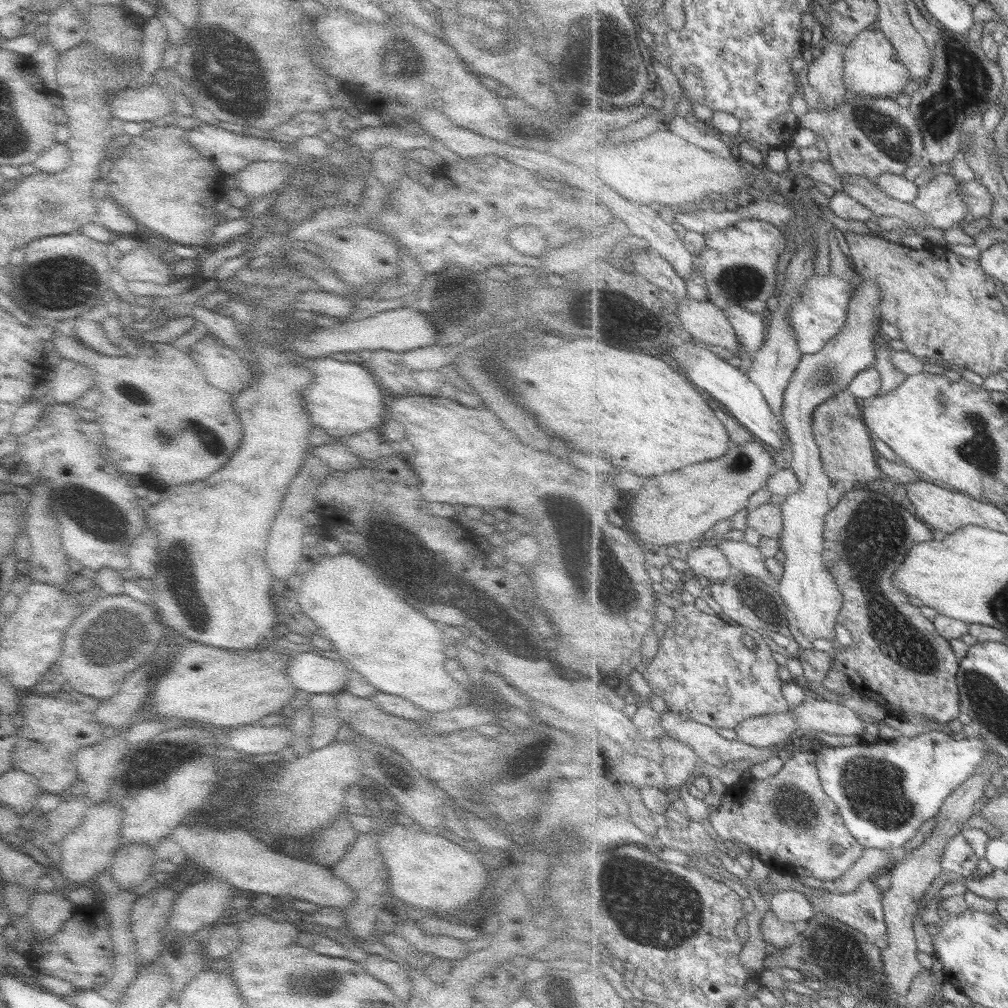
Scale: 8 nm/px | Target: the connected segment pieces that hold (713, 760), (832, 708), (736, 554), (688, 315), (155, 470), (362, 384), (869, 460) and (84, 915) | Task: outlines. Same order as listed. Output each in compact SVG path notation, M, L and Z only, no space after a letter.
M666 712L663 715L662 724L666 735L694 748L696 754L702 758L701 760L714 766L724 767L728 763L736 762L736 760L750 760L754 764L762 764L765 760L774 757L774 752L770 748L760 749L750 744L744 744L740 740L728 740L718 732L717 728L694 721L678 712Z
M811 697L798 705L792 706L792 716L798 720L801 730L815 730L830 735L858 737L873 731L873 728L860 718L860 714L848 706L828 702L821 697Z
M725 539L718 544L718 547L727 554L735 570L777 587L779 581L772 574L770 567L767 565L768 558L758 545L749 544L746 540Z
M678 300L676 315L692 337L706 346L720 346L742 358L742 344L724 308L712 301Z
M56 331L53 337L52 342L58 348L57 358L74 360L95 370L94 387L101 390L101 399L93 409L105 436L104 449L108 449L108 459L120 472L140 477L149 475L150 480L160 480L169 487L203 481L230 462L240 446L243 432L240 420L232 414L232 396L214 388L190 354L170 343L158 343L145 344L126 355L106 356L92 350L82 340L68 338L64 333Z
M334 358L304 360L303 365L313 372L313 381L303 390L305 405L314 422L330 436L358 436L373 426L380 426L387 419L384 403L385 391L367 364L344 362Z
M849 388L844 389L816 409L814 420L816 438L832 482L843 482L848 491L877 486L884 473L879 467L879 461L876 461L876 447L874 448L871 427L864 416L861 400Z
M96 903L76 906L64 926L51 939L34 934L34 944L24 956L27 958L27 966L36 968L36 974L54 975L71 982L76 989L98 991L113 977L115 950L109 914Z

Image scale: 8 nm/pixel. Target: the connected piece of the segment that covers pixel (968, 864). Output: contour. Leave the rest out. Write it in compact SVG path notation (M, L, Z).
M964 834L953 838L943 856L944 868L960 876L973 875L980 864L980 855Z

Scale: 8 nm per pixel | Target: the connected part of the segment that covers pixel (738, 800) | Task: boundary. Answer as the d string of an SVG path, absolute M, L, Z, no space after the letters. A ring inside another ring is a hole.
M808 750L806 752L798 752L791 755L791 758L785 762L782 770L776 774L768 777L767 779L755 779L752 777L744 778L740 780L736 785L732 785L726 788L724 792L724 804L719 807L715 812L711 813L711 823L713 828L717 831L722 840L738 840L746 844L768 867L775 869L781 874L788 874L795 876L799 879L803 879L807 876L818 878L822 881L835 881L838 878L844 876L859 860L865 855L865 847L847 828L847 824L844 821L843 815L840 813L839 806L834 802L834 799L827 793L823 787L823 779L819 771L818 755L814 750ZM836 844L845 848L844 853L838 855L834 853L834 846Z

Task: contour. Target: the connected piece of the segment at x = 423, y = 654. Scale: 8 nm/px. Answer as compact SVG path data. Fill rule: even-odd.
M343 551L332 556L324 553L316 566L302 579L297 597L301 609L316 620L316 624L333 642L341 658L348 660L378 691L404 696L430 712L445 712L471 704L472 689L466 690L467 687L454 682L446 671L446 647L442 636L447 634L447 629L418 612L412 604L404 602L404 598L386 582L380 582L376 572L372 572L372 568L364 560L358 560L356 554Z

